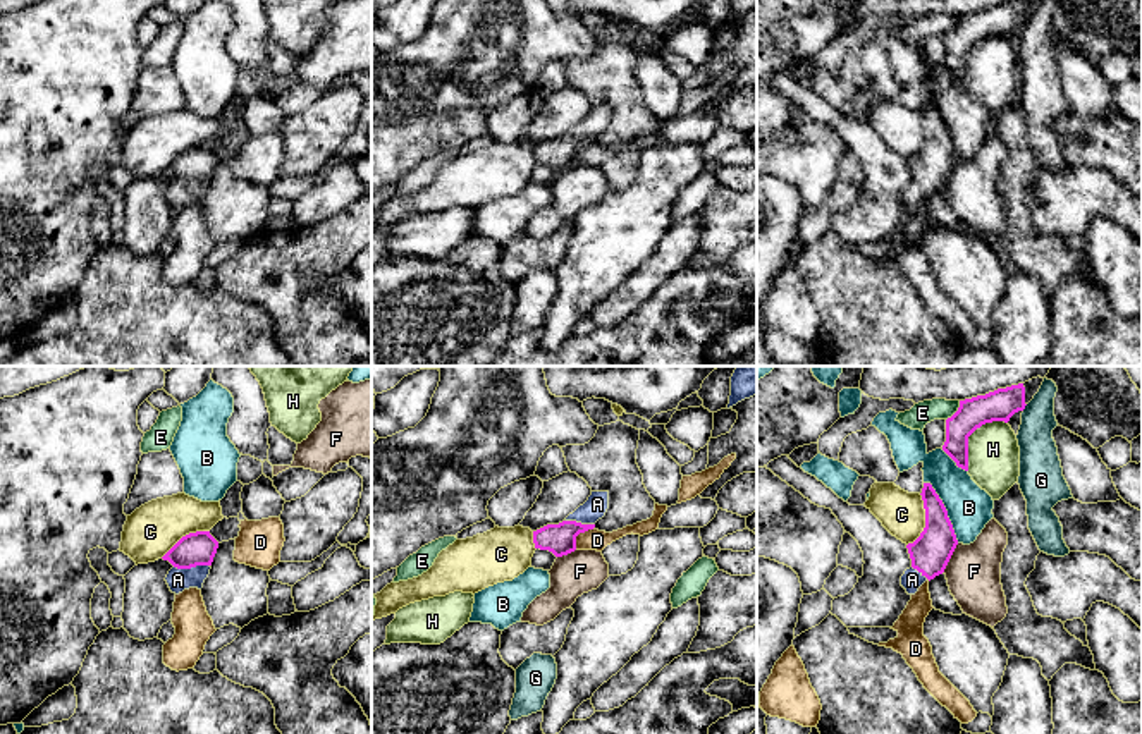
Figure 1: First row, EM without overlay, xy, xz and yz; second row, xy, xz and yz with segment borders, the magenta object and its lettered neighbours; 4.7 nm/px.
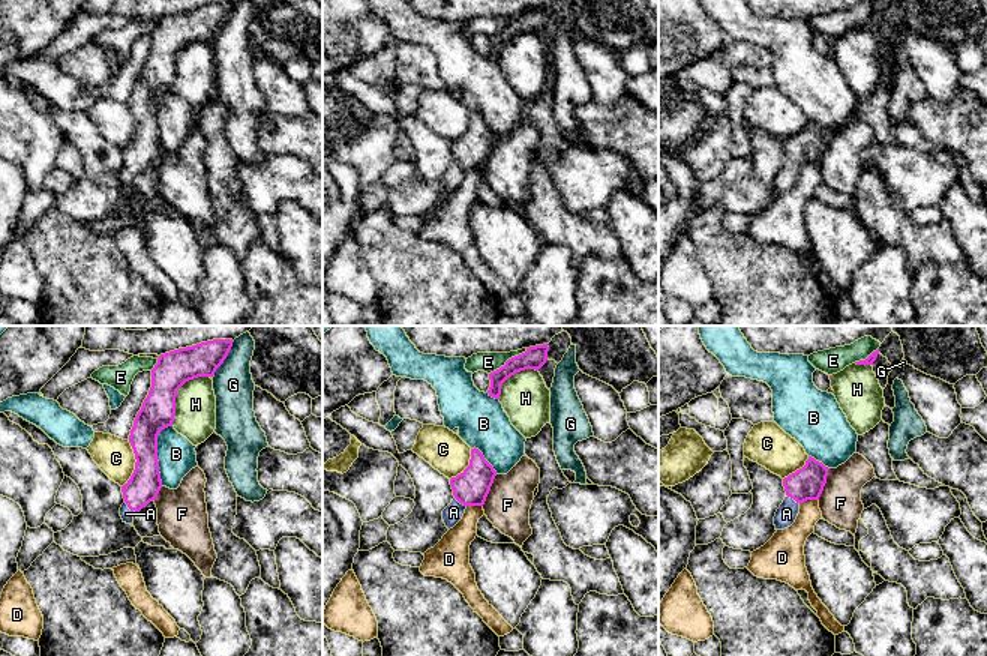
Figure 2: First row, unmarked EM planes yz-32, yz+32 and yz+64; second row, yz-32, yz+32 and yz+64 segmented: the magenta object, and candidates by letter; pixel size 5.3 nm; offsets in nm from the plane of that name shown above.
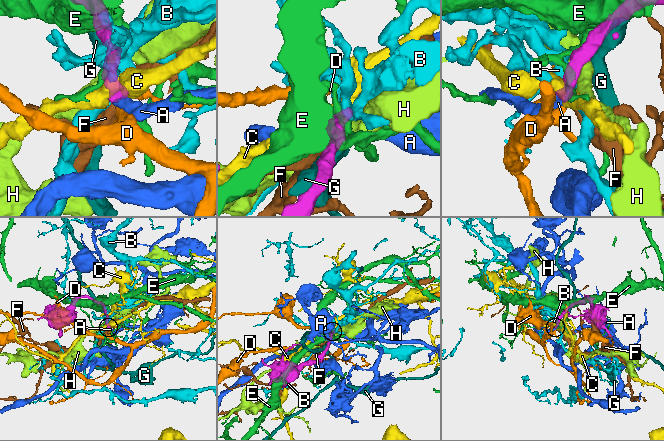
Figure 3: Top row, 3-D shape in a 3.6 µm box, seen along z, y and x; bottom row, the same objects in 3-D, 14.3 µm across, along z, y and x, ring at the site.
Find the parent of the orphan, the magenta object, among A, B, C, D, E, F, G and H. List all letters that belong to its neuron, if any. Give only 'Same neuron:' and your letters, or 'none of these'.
Same neuron: A

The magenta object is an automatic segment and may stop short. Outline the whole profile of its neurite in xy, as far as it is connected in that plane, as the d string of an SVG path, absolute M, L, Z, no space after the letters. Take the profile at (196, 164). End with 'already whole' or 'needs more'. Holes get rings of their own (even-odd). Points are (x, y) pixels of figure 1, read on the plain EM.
M196 146L182 151L162 174L174 182L165 196L172 208L179 210L189 203L203 203L210 180L217 168L218 156L210 146Z | needs more

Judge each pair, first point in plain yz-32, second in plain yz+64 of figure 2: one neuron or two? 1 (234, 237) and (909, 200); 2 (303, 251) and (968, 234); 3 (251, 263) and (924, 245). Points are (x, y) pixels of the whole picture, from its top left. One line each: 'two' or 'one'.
1: two
2: one
3: two

